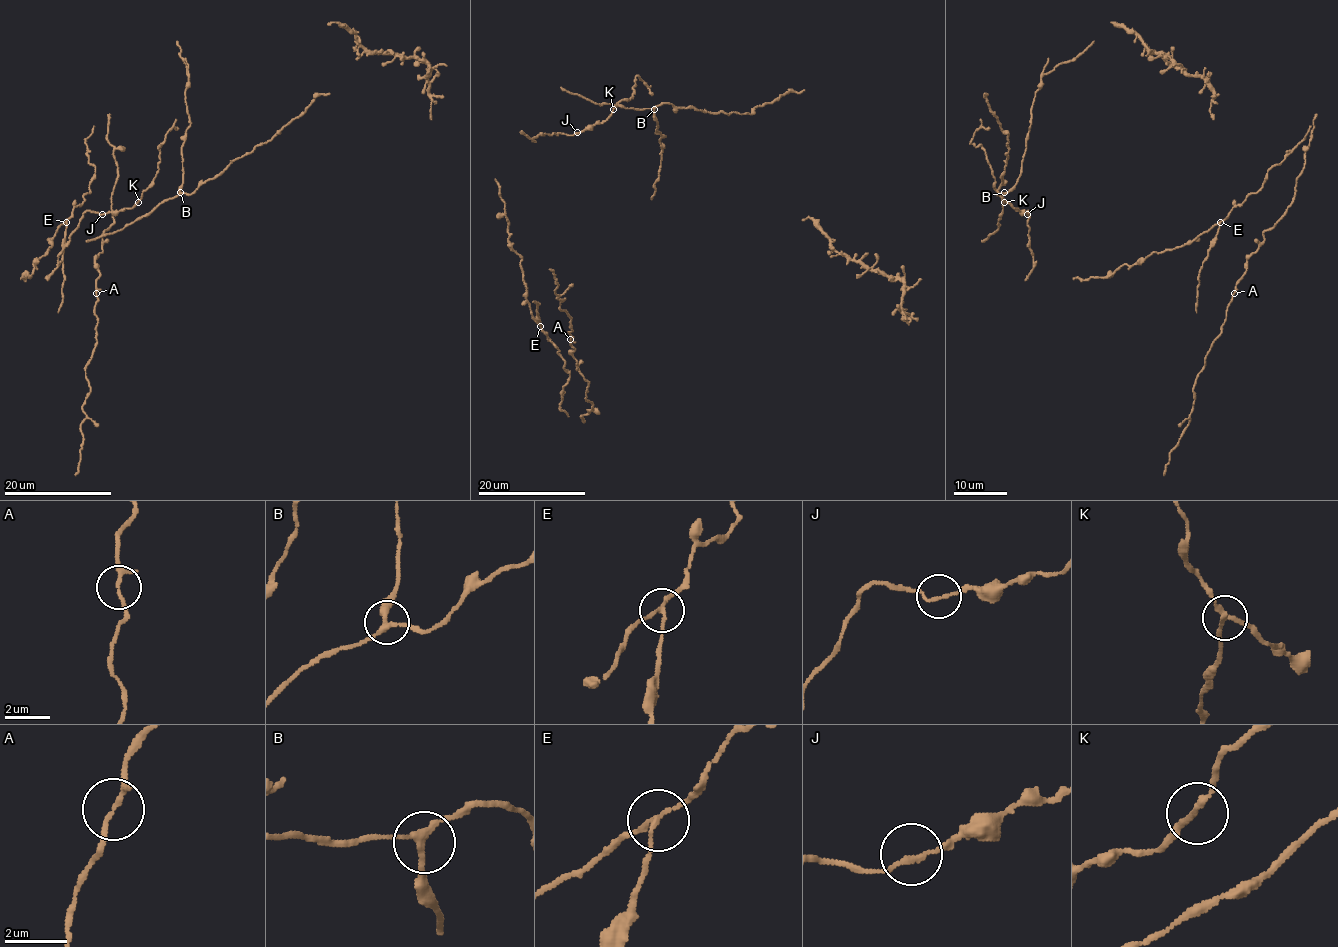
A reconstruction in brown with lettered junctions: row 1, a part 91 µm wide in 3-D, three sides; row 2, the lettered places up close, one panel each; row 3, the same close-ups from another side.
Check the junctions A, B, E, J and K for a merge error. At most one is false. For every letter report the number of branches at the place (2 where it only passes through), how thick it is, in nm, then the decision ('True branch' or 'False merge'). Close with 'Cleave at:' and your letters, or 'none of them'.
A: Branches: 3. Thickness 140 nm. True branch
B: Branches: 3. Thickness 200 nm. True branch
E: Branches: 3. Thickness 140 nm. False merge
J: Branches: 2. Thickness 150 nm. True branch
K: Branches: 2. Thickness 180 nm. True branch
Cleave at: E

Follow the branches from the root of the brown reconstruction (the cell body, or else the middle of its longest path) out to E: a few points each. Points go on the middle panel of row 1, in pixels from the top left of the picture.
E: (495, 179), (505, 203), (509, 242), (521, 258), (526, 301), (531, 317), (541, 326)

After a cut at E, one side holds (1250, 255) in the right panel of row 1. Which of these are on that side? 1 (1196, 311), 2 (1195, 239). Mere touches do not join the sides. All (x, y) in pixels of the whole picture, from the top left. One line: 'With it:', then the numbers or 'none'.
With it: 2

